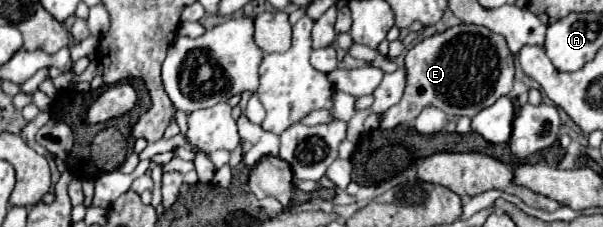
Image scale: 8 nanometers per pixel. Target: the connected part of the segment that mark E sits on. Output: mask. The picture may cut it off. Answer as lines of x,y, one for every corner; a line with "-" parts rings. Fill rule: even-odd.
461,23
443,33
419,41
405,55
407,87
397,105
393,105
383,121
381,129
395,129
397,125
413,123
425,107
439,107
455,117
473,117
485,107
493,105
499,97
507,95
513,87
513,53
501,35
491,33
485,27
-
471,75
471,89
469,89

